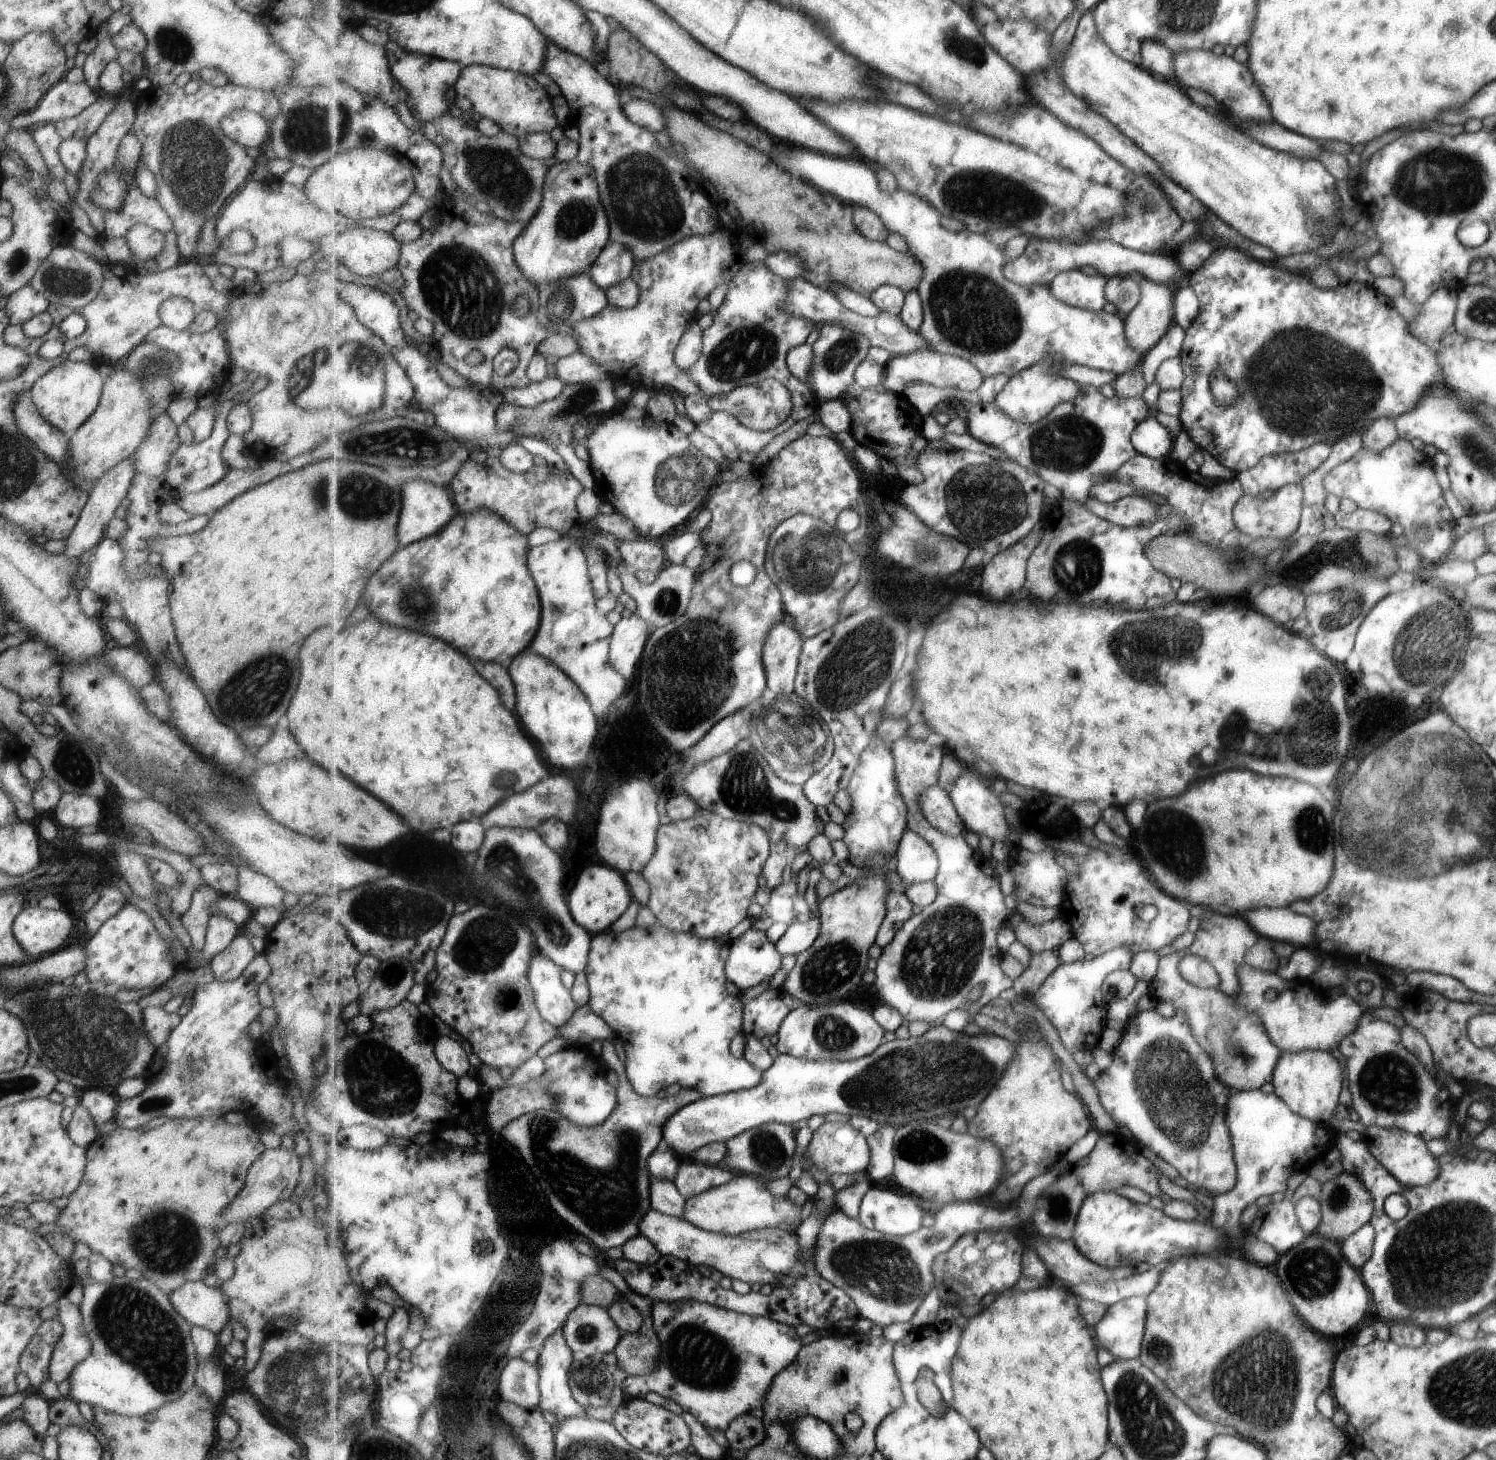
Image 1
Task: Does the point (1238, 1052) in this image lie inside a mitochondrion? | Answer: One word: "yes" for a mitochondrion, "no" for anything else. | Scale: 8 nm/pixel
yes

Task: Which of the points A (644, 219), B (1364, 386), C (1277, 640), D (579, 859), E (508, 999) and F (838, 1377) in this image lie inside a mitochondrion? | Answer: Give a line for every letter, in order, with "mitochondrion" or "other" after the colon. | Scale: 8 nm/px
A: mitochondrion
B: mitochondrion
C: other
D: other
E: mitochondrion
F: mitochondrion

